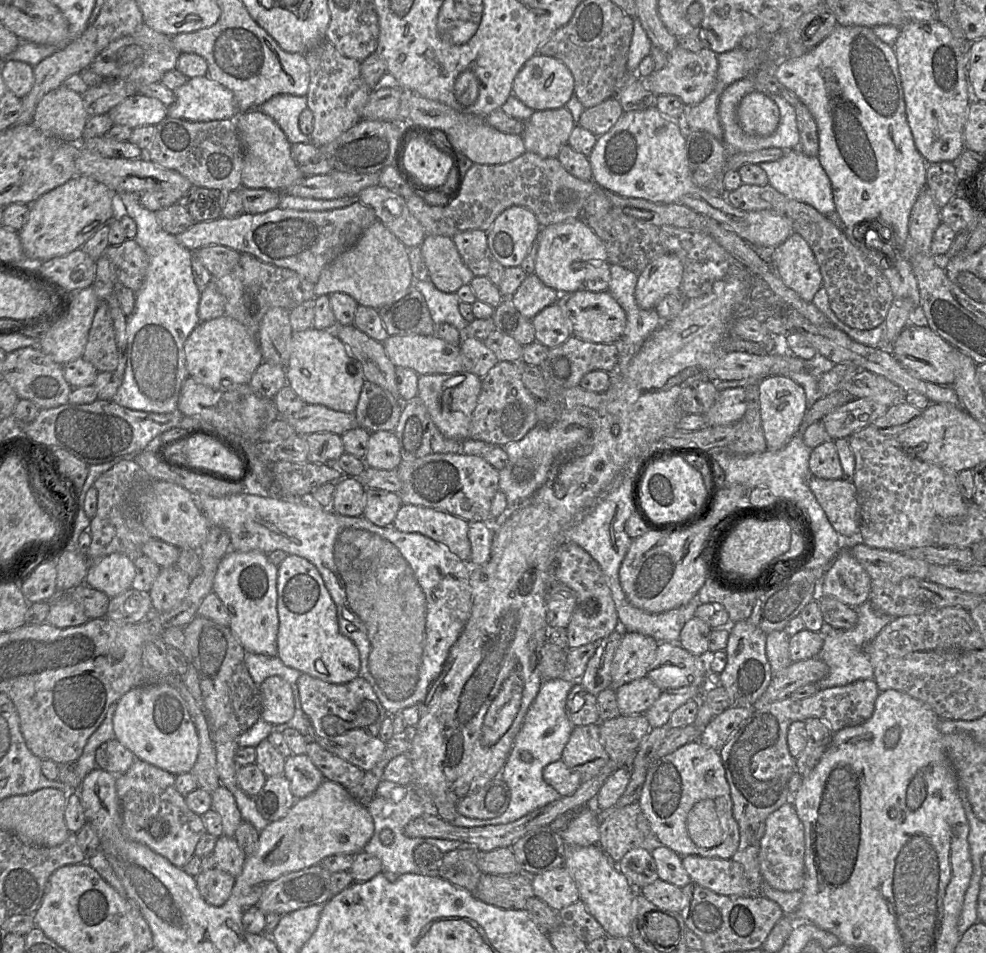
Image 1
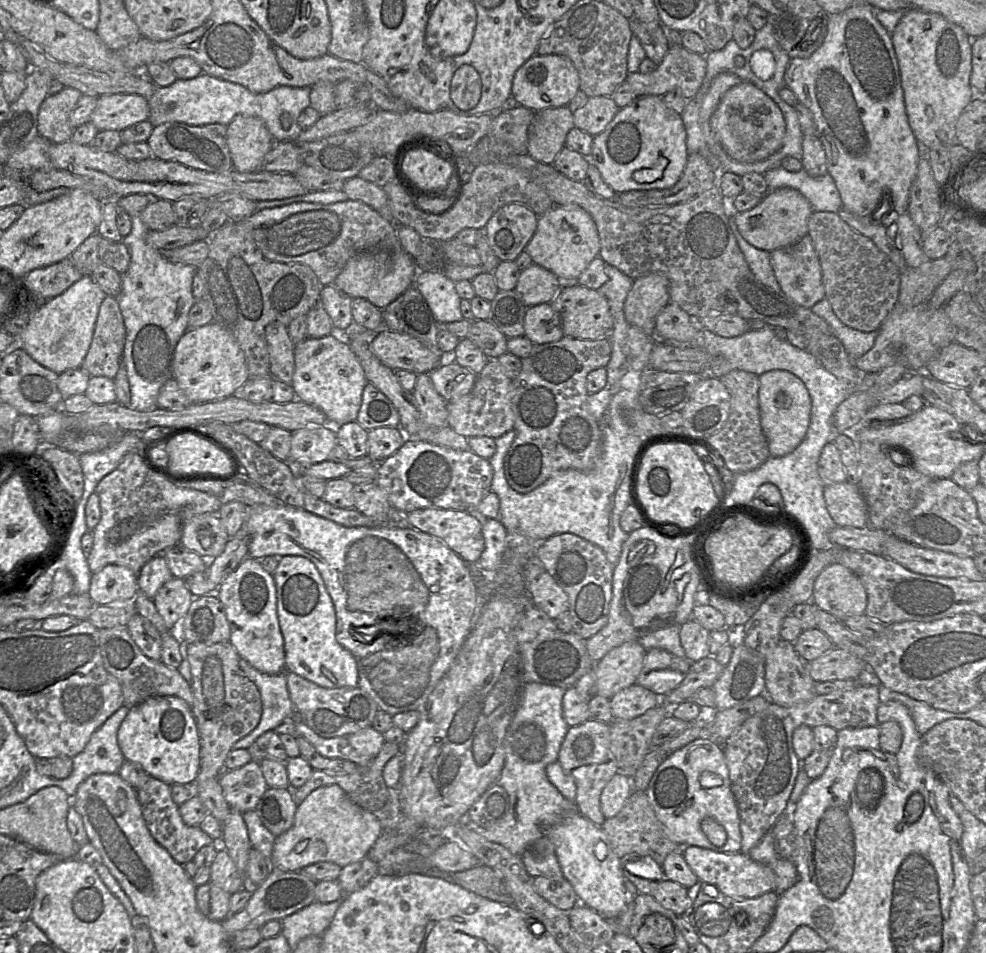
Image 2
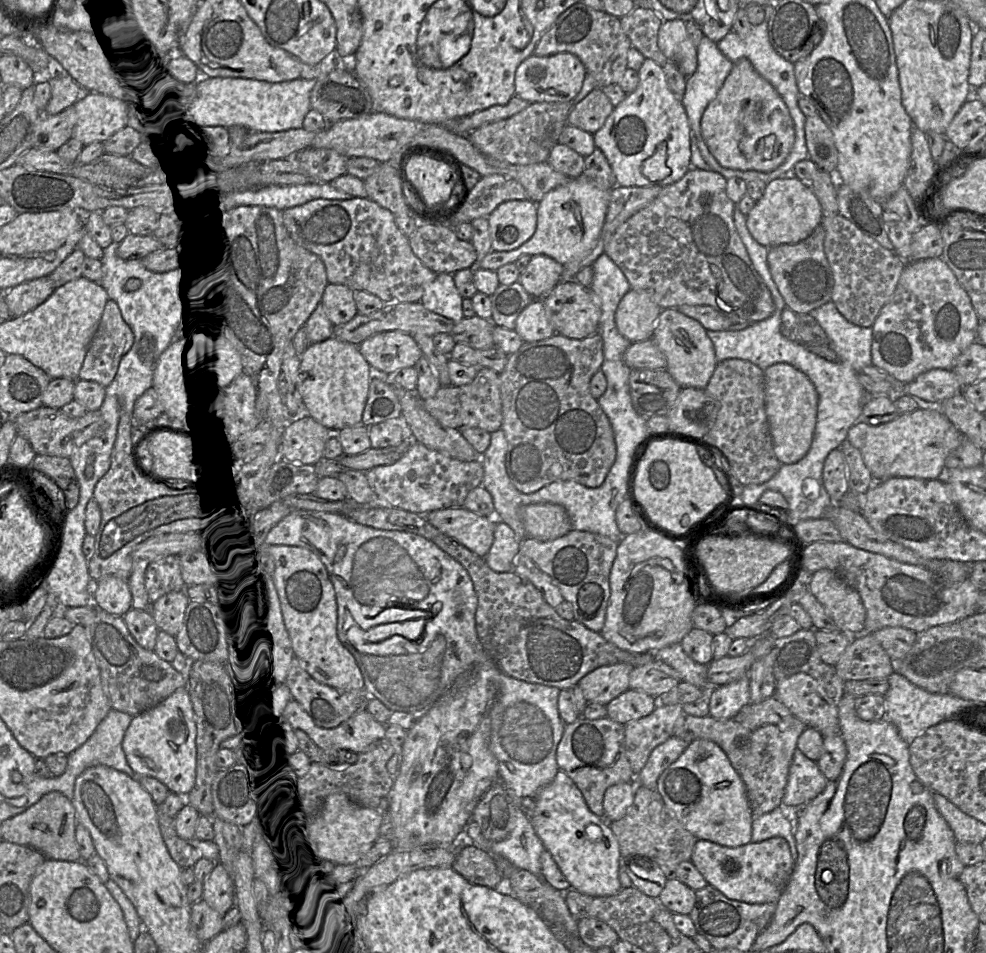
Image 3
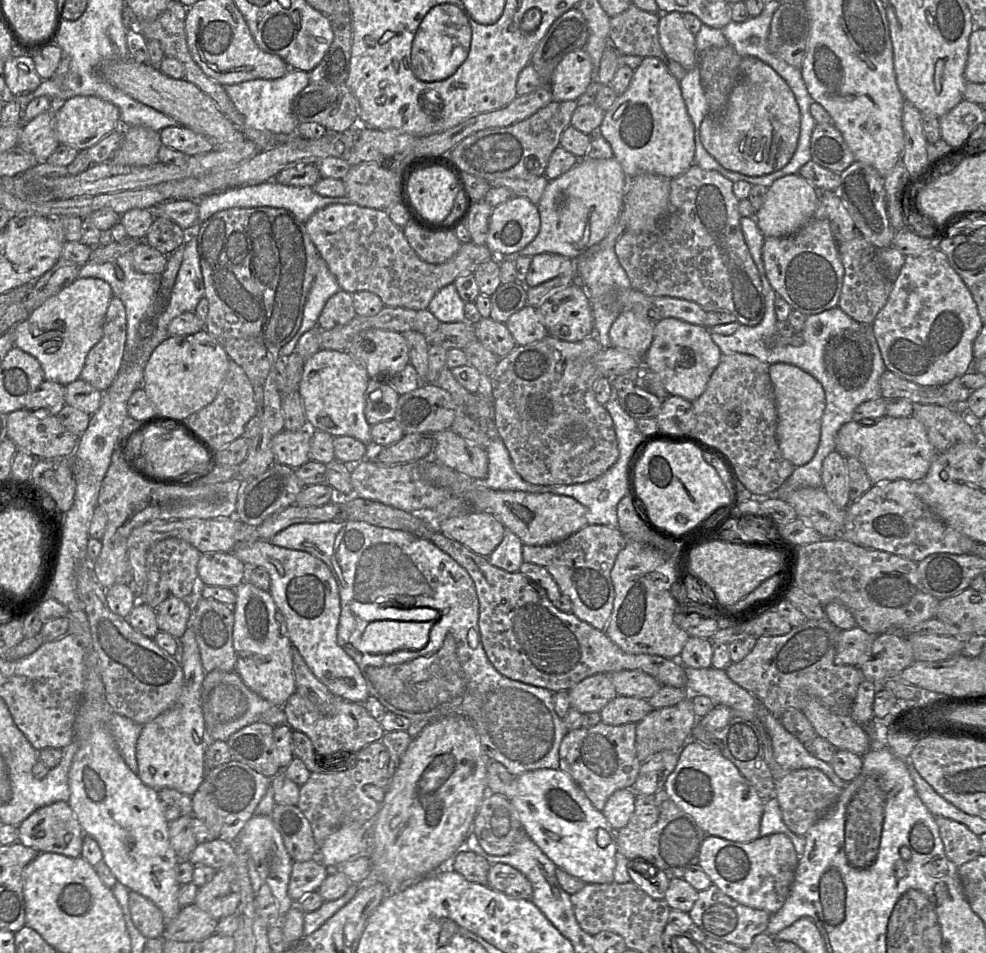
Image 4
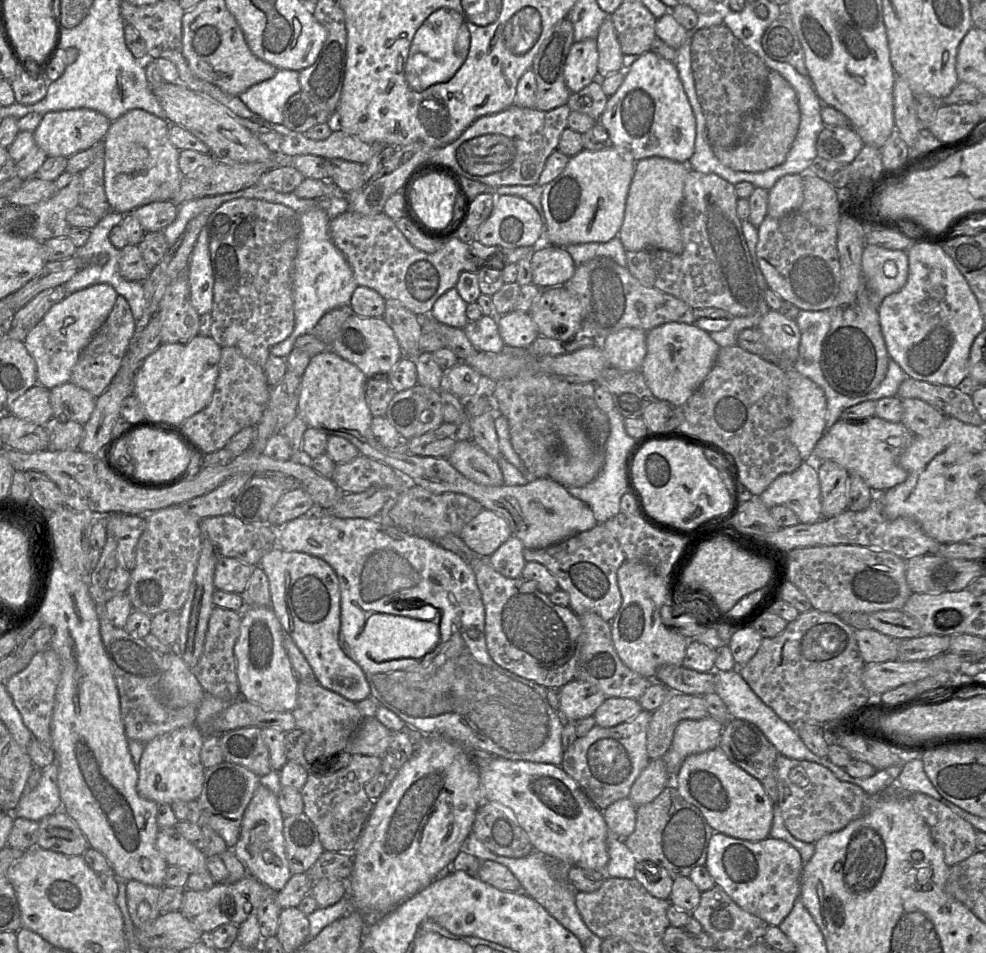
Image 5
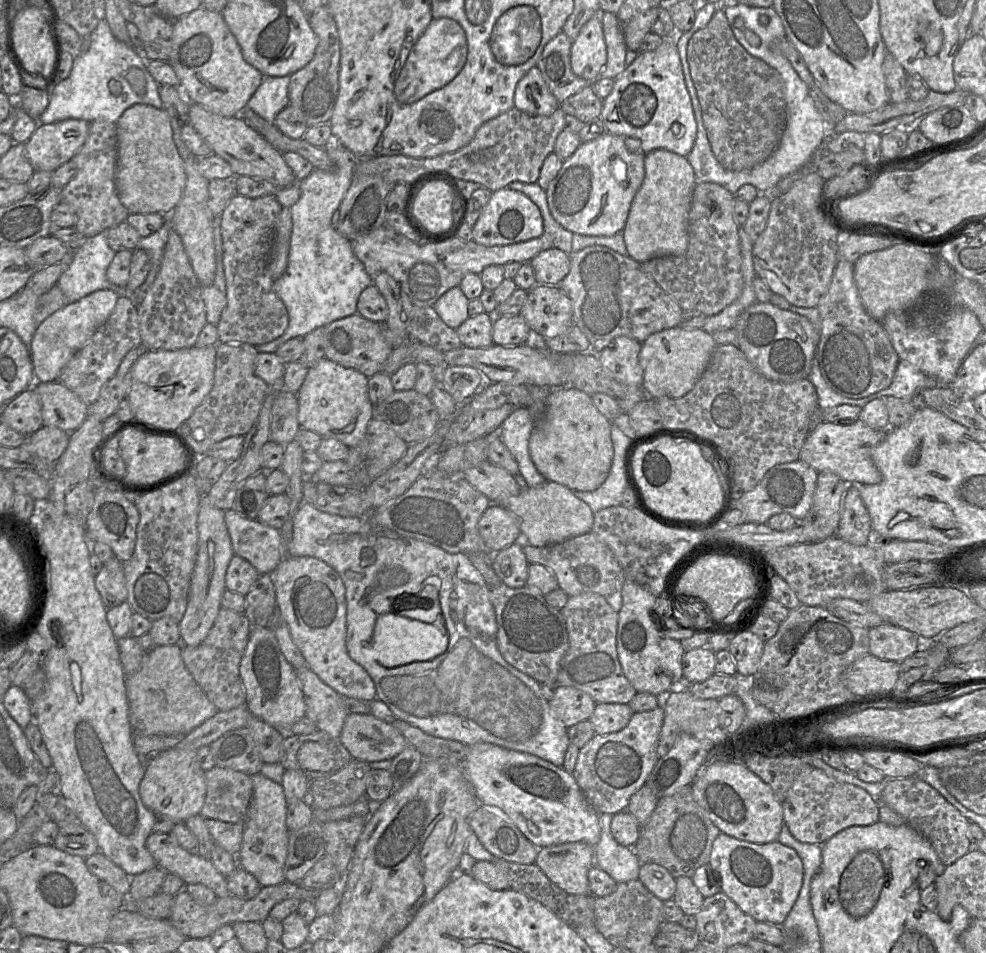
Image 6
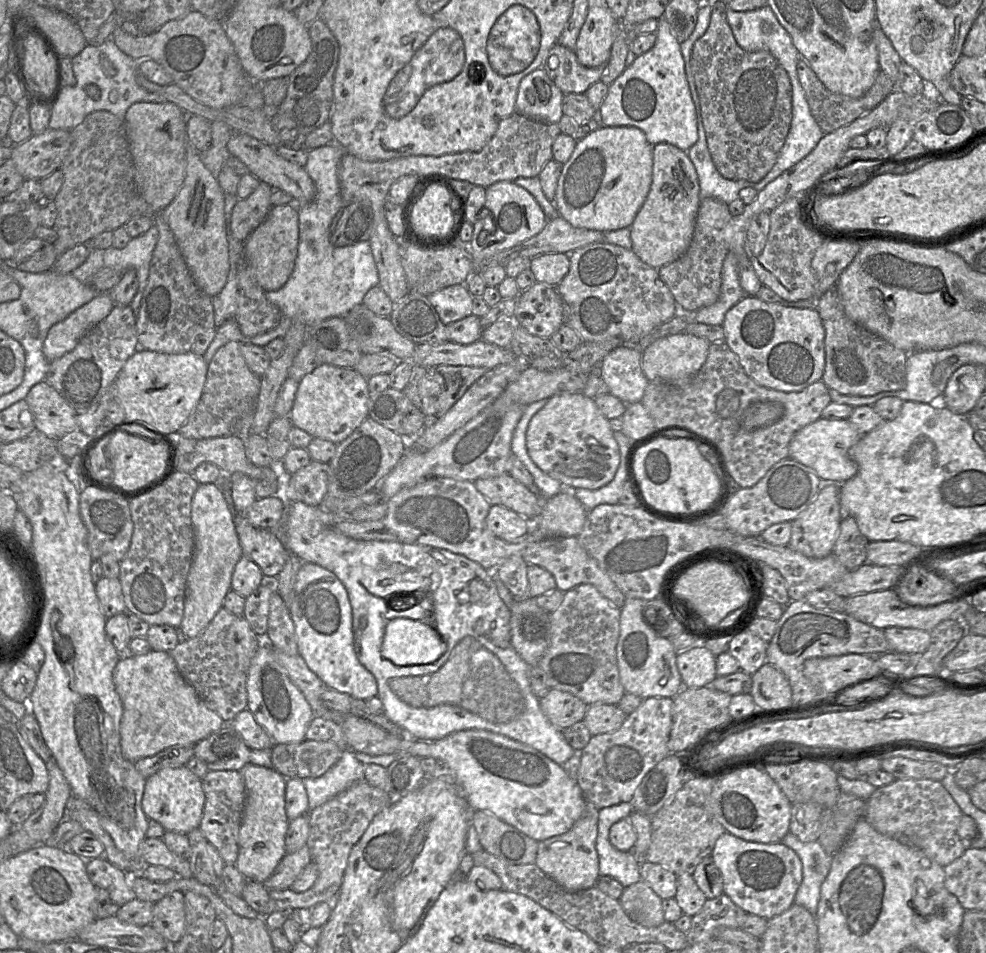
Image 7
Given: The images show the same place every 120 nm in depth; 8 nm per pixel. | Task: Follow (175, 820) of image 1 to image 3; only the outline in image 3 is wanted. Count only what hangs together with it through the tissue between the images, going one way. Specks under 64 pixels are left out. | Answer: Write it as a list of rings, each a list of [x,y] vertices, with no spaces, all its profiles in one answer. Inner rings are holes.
[[[157,805],[157,817],[163,841],[173,860],[181,867],[193,867],[201,858],[215,862],[219,859],[219,848],[214,840],[205,841],[197,838],[182,839],[175,829],[175,817],[165,814]]]

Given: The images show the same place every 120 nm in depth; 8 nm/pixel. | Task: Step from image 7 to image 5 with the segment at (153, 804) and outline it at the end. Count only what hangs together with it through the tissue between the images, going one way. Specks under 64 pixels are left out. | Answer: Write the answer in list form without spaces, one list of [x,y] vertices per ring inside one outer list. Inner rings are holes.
[[[197,725],[182,727],[160,735],[144,746],[138,765],[138,794],[158,805],[175,801],[197,801],[204,780],[205,768],[200,759],[204,736]]]

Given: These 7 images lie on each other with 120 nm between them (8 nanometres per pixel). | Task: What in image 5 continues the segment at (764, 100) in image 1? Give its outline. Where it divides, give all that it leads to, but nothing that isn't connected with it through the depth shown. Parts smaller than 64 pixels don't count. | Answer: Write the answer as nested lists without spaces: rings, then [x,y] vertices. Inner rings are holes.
[[[770,70],[763,107],[743,120],[743,142],[732,148],[712,146],[715,156],[735,171],[762,172],[781,165],[797,136],[801,114],[798,97],[790,83],[777,71]]]

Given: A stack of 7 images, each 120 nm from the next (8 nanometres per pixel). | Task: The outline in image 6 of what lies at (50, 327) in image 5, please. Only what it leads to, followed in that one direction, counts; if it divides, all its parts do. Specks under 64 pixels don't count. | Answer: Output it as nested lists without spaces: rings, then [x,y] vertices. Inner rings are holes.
[[[111,289],[95,291],[70,303],[46,318],[36,329],[30,347],[30,358],[38,382],[57,381],[70,359],[90,340],[113,312],[119,299]]]

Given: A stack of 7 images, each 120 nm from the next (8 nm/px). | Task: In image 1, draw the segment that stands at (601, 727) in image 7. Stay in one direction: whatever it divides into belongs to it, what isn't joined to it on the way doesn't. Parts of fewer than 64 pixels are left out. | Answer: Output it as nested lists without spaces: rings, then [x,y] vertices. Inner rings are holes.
[[[646,676],[625,683],[615,690],[618,709],[623,716],[644,714],[663,691]]]

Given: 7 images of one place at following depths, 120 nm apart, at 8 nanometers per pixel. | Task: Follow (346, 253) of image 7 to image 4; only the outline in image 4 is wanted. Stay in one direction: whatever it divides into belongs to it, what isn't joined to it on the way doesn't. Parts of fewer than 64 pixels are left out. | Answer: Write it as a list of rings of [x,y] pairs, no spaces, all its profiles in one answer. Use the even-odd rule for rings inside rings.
[[[319,256],[319,269],[304,305],[301,326],[295,336],[281,348],[281,359],[286,359],[295,351],[300,337],[305,332],[318,326],[318,318],[326,302],[339,290],[341,290],[341,288],[336,278],[330,272],[326,262]]]

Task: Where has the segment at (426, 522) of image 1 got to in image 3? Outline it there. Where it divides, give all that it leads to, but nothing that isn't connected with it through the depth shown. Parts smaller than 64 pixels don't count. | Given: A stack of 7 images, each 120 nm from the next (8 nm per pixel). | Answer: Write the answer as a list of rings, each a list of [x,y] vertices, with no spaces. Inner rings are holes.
[[[464,507],[435,510],[425,515],[439,531],[480,557],[485,557],[494,540],[495,517],[484,517]]]

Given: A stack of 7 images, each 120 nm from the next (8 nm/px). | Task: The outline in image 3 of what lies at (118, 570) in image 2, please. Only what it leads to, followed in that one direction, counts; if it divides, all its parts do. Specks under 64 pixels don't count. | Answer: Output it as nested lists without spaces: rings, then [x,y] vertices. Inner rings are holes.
[[[110,575],[93,586],[92,602],[110,614],[124,616],[132,608],[132,601],[128,579]]]

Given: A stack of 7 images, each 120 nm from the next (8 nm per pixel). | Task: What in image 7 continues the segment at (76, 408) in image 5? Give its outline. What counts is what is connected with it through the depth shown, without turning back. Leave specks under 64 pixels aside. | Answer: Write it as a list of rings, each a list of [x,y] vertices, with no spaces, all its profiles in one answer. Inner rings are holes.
[[[45,380],[31,387],[24,399],[33,414],[35,431],[59,439],[73,430],[78,413]]]

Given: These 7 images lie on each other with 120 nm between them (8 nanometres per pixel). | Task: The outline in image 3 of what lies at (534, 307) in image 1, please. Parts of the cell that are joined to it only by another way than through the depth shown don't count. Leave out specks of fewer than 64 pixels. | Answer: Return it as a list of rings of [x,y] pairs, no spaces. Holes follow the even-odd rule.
[[[546,255],[532,256],[519,282],[533,299],[543,299],[562,281],[564,266]]]

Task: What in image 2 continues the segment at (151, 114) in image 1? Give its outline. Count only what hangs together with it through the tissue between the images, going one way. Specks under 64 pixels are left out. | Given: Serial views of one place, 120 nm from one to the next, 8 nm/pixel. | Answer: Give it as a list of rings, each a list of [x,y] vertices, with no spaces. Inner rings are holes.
[[[112,94],[98,96],[90,122],[98,131],[123,131],[147,121],[150,114],[148,98],[137,94]]]

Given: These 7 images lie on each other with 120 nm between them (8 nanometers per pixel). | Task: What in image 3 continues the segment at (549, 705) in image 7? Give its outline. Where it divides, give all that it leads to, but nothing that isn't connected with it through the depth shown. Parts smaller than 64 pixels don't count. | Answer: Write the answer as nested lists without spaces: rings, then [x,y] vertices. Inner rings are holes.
[[[627,663],[601,666],[580,679],[577,686],[588,703],[607,705],[614,698],[627,691],[633,666]]]

